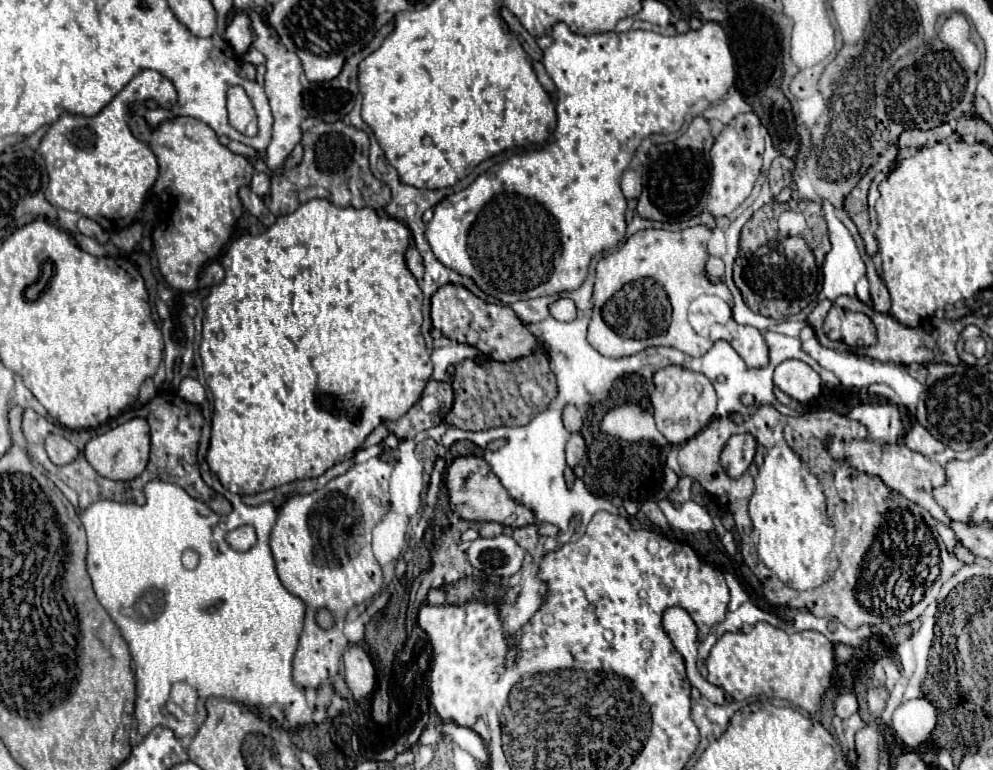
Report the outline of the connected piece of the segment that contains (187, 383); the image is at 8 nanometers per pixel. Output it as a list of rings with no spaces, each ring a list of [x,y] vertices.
[[[184,378],[180,382],[178,394],[180,394],[180,398],[188,400],[190,404],[202,404],[206,400],[206,392],[204,392],[202,384],[198,380],[194,380],[194,378]]]

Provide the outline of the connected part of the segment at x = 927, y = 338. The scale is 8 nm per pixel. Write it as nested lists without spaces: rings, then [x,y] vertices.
[[[840,296],[840,298],[836,298],[836,300],[820,300],[820,302],[814,306],[814,310],[810,312],[810,316],[808,316],[808,322],[810,322],[810,326],[814,328],[816,338],[818,338],[820,342],[828,340],[828,338],[824,336],[824,332],[822,332],[822,322],[824,322],[826,312],[828,312],[834,304],[836,304],[836,306],[844,306],[844,308],[848,308],[848,310],[852,310],[852,312],[864,312],[864,314],[874,322],[874,326],[876,326],[876,330],[878,330],[878,342],[866,350],[866,354],[868,354],[870,358],[874,358],[874,360],[894,362],[894,364],[912,364],[912,362],[918,362],[918,364],[960,364],[960,358],[958,358],[954,346],[956,346],[956,340],[958,340],[962,328],[964,328],[966,324],[970,324],[968,318],[966,318],[966,320],[954,320],[954,322],[952,322],[952,320],[932,318],[930,322],[926,322],[926,324],[922,324],[922,326],[906,328],[906,326],[902,326],[898,320],[894,320],[890,314],[874,312],[870,306],[862,304],[858,298]]]

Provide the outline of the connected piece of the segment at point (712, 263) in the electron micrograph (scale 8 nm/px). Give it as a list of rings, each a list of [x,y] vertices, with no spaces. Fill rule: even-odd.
[[[708,258],[706,262],[706,276],[712,284],[720,282],[724,276],[724,262],[720,258]]]

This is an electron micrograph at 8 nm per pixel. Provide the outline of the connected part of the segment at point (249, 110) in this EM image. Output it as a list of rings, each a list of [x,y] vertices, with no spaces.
[[[232,86],[228,90],[228,114],[230,124],[240,132],[254,132],[254,106],[248,100],[244,88]]]

